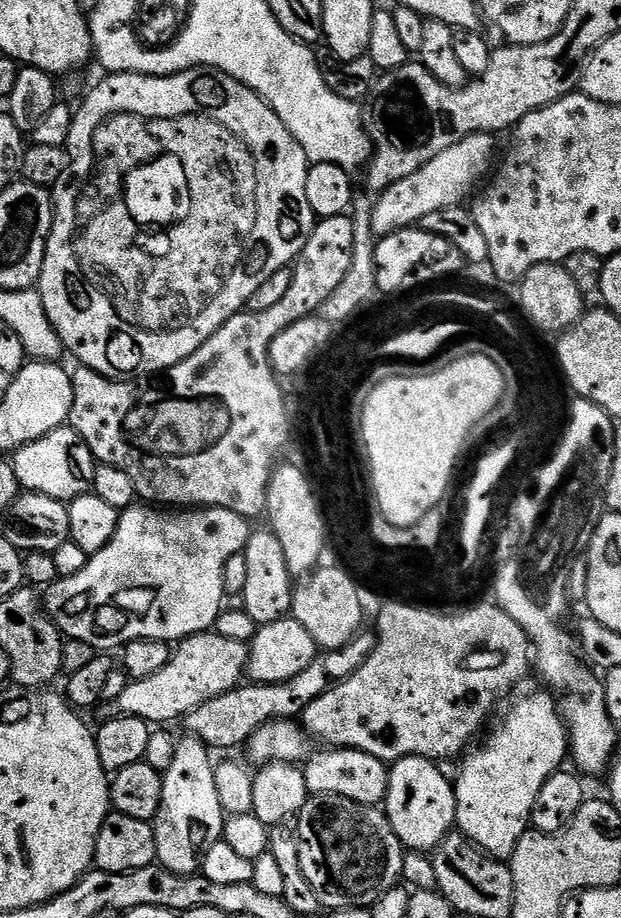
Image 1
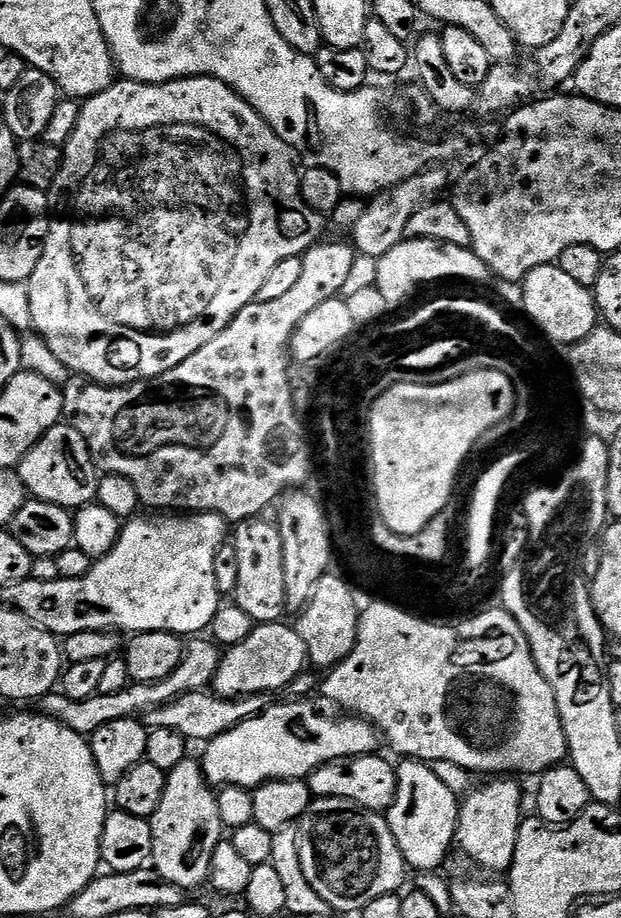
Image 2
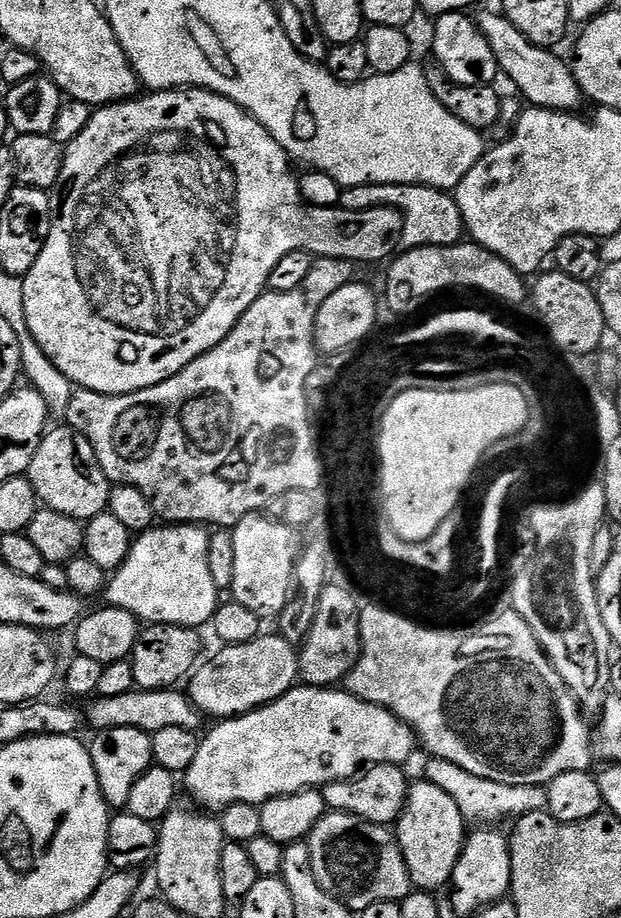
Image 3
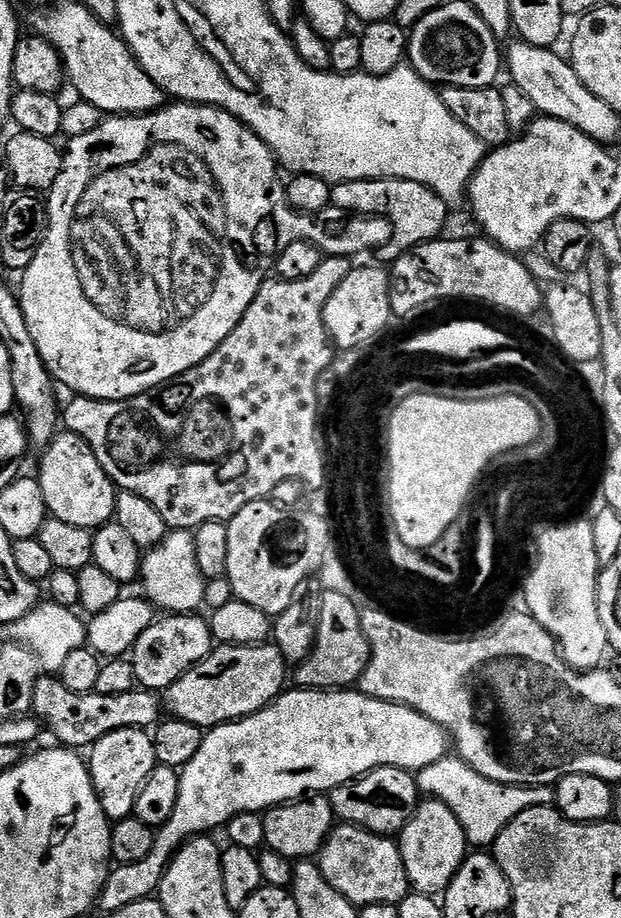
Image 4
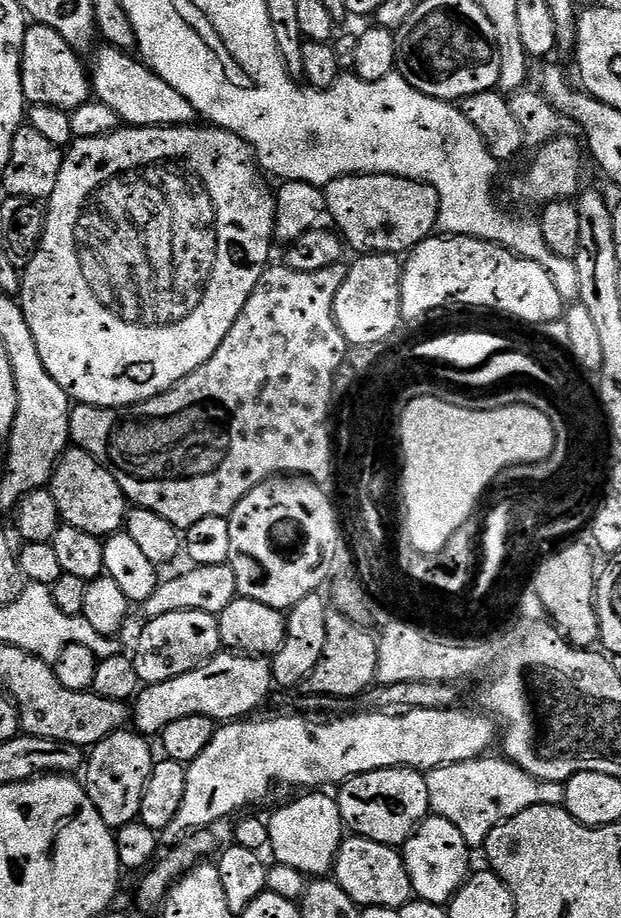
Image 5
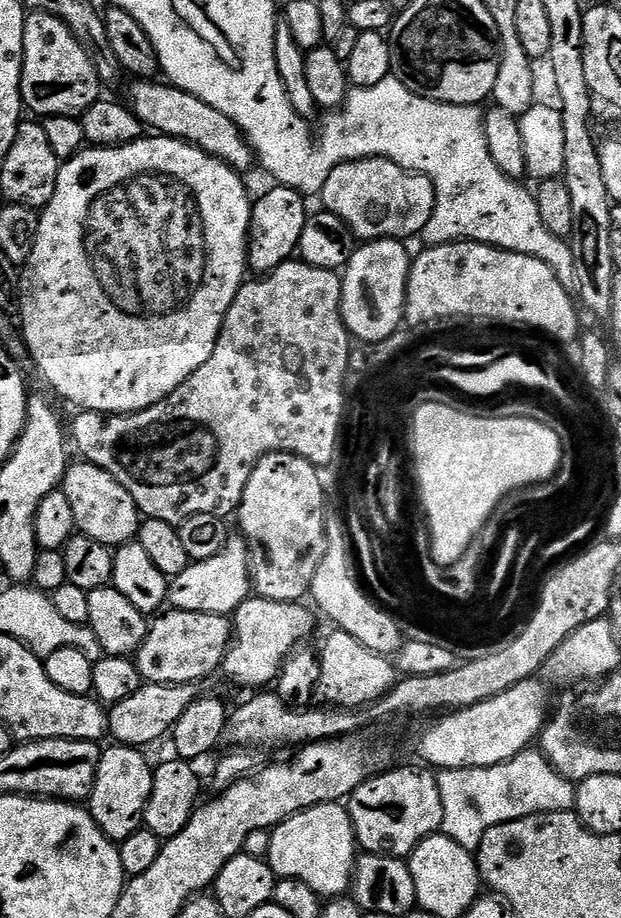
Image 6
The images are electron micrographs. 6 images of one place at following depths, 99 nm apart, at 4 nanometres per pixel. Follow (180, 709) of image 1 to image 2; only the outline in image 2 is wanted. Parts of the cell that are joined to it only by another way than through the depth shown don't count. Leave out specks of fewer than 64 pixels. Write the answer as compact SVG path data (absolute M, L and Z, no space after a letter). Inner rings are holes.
M204 638L193 639L191 641L193 644L187 645L184 661L178 666L178 670L174 670L174 674L170 674L170 678L162 678L162 682L154 682L153 684L129 683L128 687L118 694L97 694L85 700L66 698L63 692L53 690L39 701L39 711L54 722L74 730L79 736L91 738L98 730L102 730L102 726L106 726L110 722L140 718L145 712L168 704L187 692L205 691L216 679L216 671L220 665L222 652L211 639L200 639Z

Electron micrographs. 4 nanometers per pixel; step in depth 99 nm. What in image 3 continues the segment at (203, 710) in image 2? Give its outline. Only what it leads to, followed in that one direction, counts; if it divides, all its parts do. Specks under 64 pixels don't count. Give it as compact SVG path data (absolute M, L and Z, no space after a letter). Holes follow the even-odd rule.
M149 688L133 690L126 694L118 694L118 698L101 696L93 699L86 712L86 724L96 732L104 732L107 728L133 728L149 734L158 730L166 730L166 726L182 726L182 730L199 733L202 713L193 706L191 699L183 691L172 688Z

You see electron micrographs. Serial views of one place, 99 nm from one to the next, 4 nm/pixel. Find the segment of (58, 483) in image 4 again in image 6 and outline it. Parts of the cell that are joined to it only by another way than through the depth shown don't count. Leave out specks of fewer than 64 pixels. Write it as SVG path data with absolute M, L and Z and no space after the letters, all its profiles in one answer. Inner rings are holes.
M87 462L79 463L69 467L62 485L66 499L74 510L76 532L94 538L94 542L102 542L113 550L121 544L133 543L140 531L142 517L134 498L130 498L130 490L126 490L126 486L122 486L114 474Z

